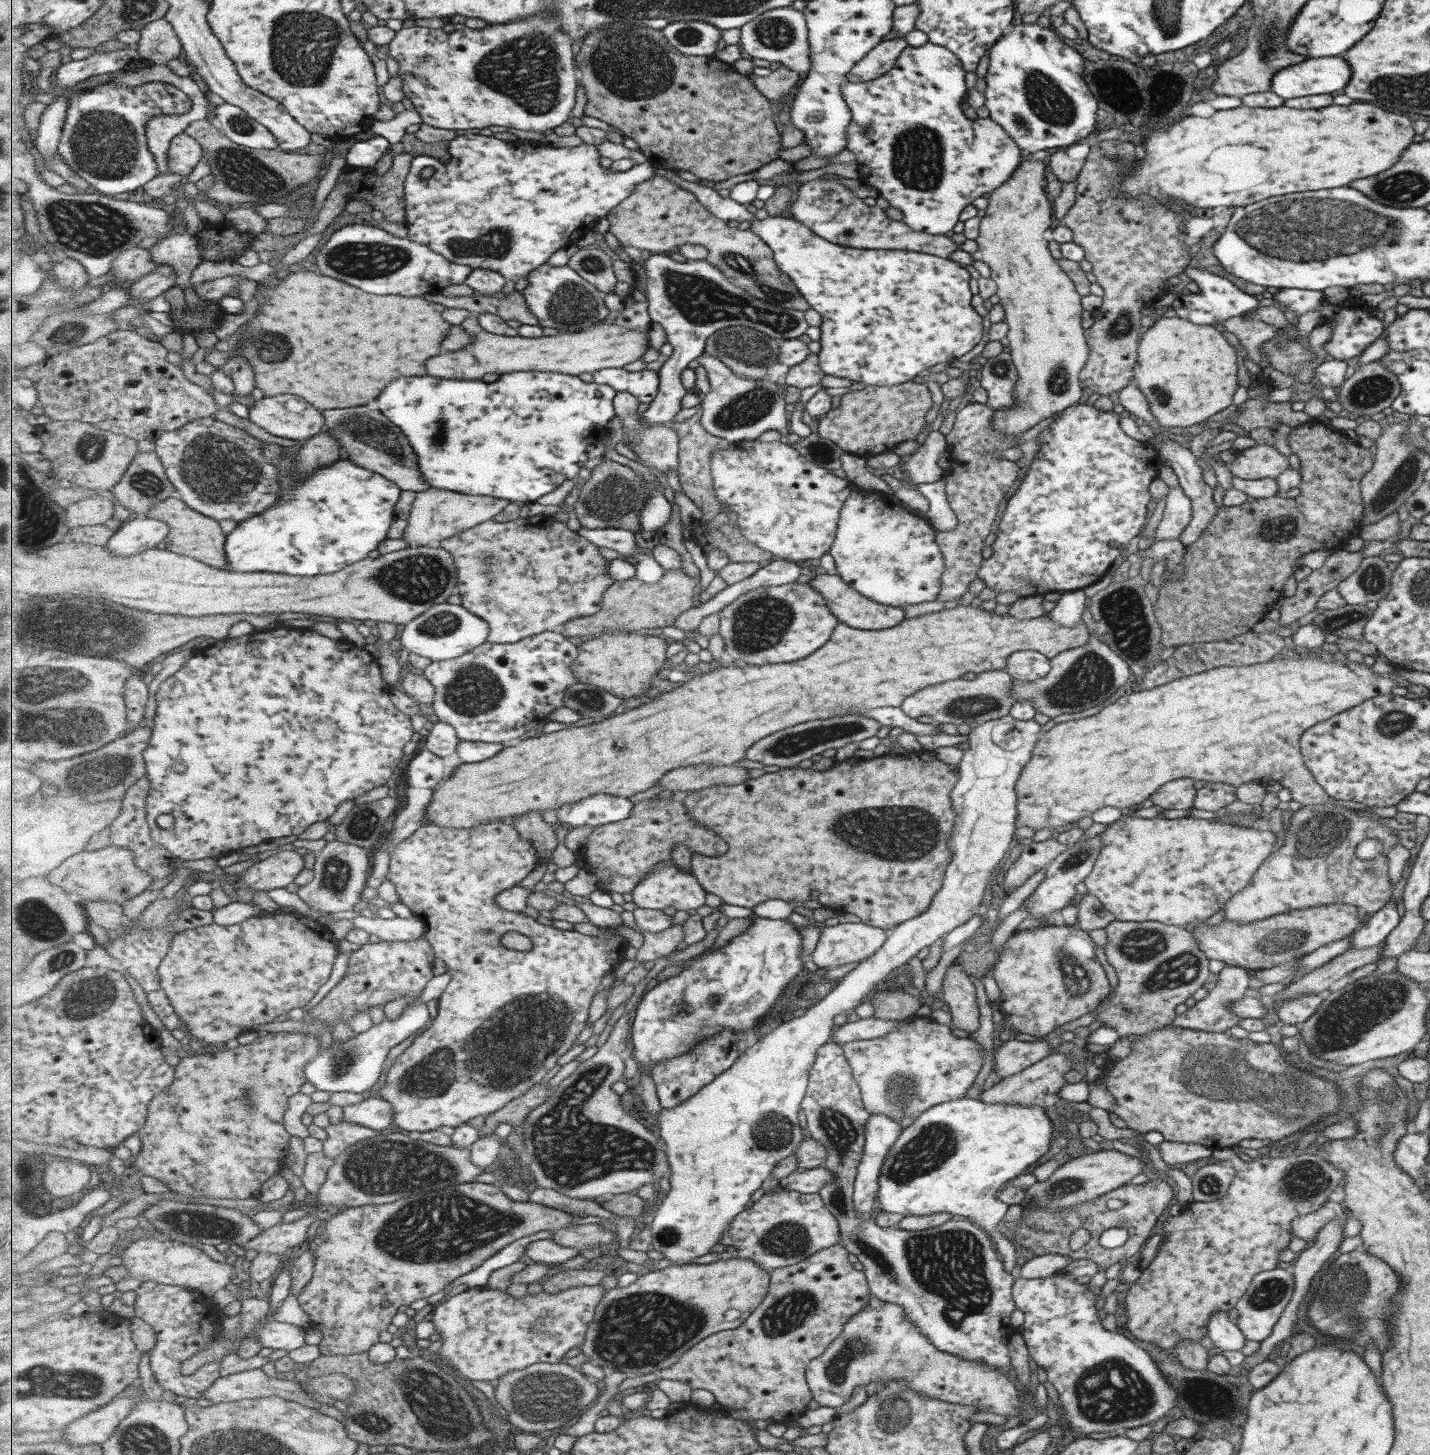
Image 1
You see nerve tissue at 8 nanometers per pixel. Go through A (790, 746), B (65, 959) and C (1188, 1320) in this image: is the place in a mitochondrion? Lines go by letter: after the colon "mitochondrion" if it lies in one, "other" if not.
A: mitochondrion
B: mitochondrion
C: mitochondrion

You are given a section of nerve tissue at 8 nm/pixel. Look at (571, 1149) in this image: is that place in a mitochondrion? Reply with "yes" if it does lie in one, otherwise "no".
yes

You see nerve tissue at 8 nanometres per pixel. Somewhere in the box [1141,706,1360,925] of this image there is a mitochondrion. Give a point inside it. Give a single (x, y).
(1317, 837)

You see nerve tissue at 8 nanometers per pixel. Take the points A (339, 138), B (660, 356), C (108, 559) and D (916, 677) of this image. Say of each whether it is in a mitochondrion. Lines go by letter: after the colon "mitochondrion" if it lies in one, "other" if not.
A: other
B: other
C: other
D: other

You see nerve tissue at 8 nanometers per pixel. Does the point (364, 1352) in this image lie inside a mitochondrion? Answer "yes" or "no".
no

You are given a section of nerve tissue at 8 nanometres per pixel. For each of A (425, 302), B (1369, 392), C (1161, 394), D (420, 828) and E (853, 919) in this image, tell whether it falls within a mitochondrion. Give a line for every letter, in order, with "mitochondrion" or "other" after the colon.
A: other
B: mitochondrion
C: mitochondrion
D: other
E: other

